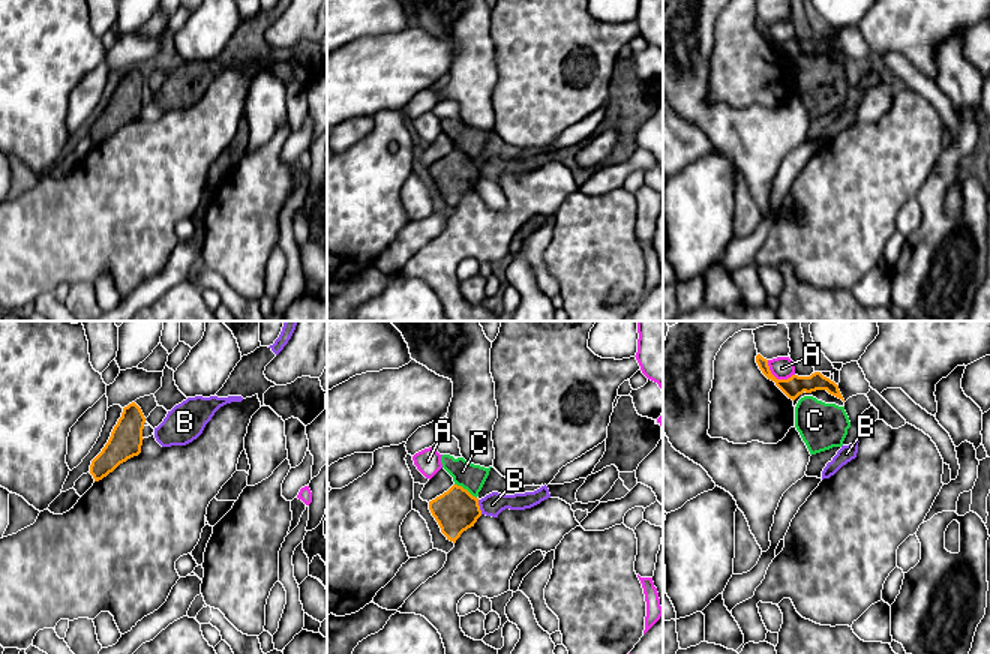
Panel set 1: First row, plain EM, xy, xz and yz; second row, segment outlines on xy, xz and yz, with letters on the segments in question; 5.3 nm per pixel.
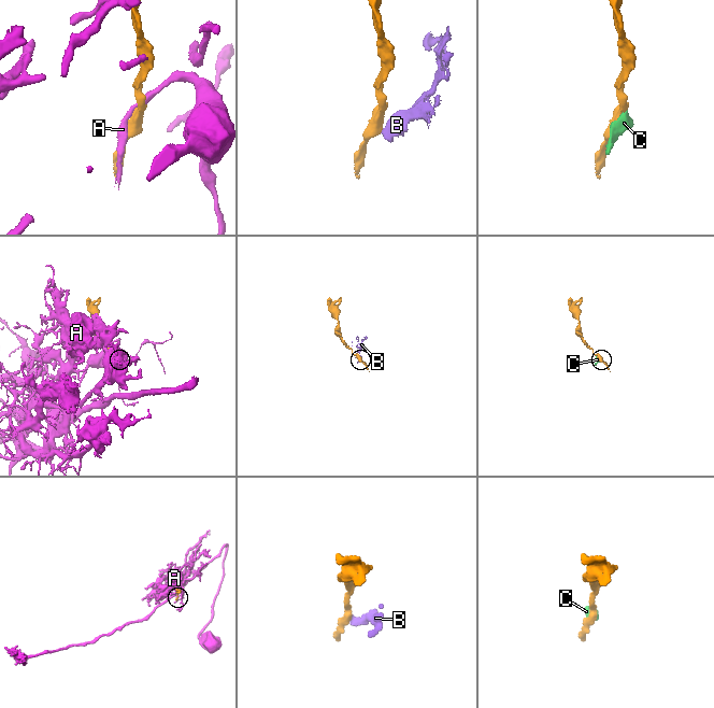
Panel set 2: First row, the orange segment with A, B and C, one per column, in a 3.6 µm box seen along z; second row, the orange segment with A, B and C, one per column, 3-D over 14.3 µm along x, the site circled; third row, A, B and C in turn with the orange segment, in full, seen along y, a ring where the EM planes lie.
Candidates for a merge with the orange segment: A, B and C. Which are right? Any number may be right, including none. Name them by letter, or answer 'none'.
none

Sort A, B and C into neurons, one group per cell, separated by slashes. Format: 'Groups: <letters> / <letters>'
Groups: A / B / C

